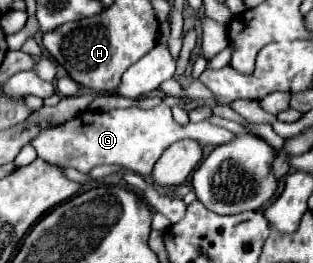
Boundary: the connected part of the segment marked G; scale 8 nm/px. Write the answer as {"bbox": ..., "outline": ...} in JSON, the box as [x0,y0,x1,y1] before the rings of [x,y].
{"bbox":[32,104,234,176],"outline":[[[160,104],[152,110],[128,108],[128,110],[110,110],[110,112],[84,112],[64,124],[42,130],[32,140],[32,146],[36,149],[38,157],[46,162],[53,165],[68,165],[82,174],[88,174],[100,164],[116,164],[140,176],[150,176],[162,152],[172,142],[184,138],[192,138],[200,144],[220,146],[232,142],[234,134],[214,124],[208,124],[206,120],[198,124],[188,122],[186,126],[180,126],[174,122],[170,108],[166,104]]]}

